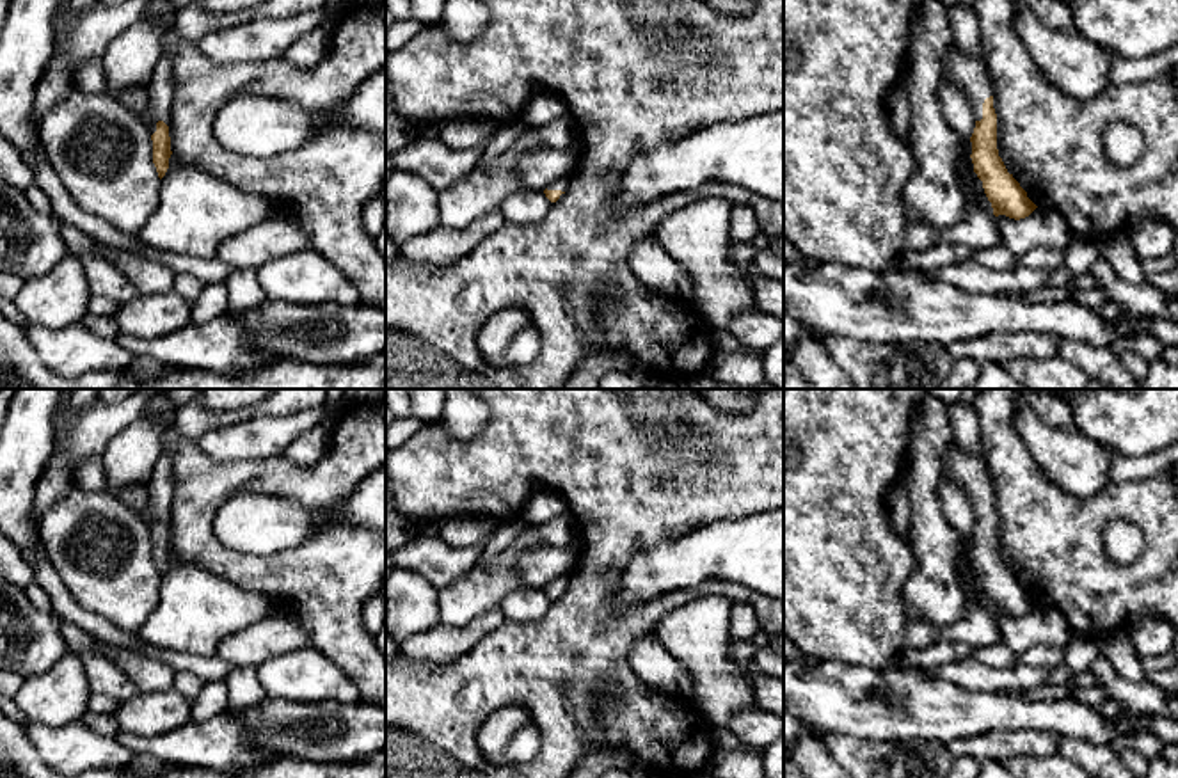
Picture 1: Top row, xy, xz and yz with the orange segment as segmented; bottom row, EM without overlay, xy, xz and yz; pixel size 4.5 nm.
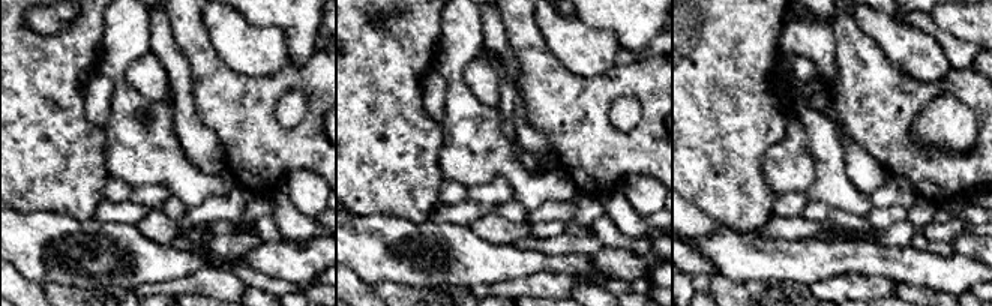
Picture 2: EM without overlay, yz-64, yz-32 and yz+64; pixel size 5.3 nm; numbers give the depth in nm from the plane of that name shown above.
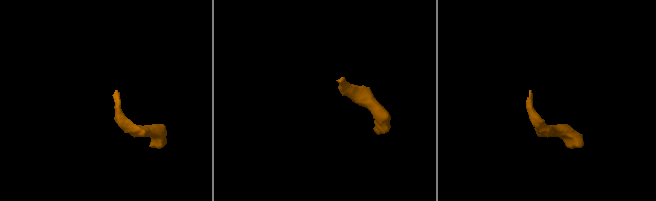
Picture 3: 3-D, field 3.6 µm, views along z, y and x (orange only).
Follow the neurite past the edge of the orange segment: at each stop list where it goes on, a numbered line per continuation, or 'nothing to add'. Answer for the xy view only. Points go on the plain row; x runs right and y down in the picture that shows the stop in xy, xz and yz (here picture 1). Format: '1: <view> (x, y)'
1: xy (160, 491)

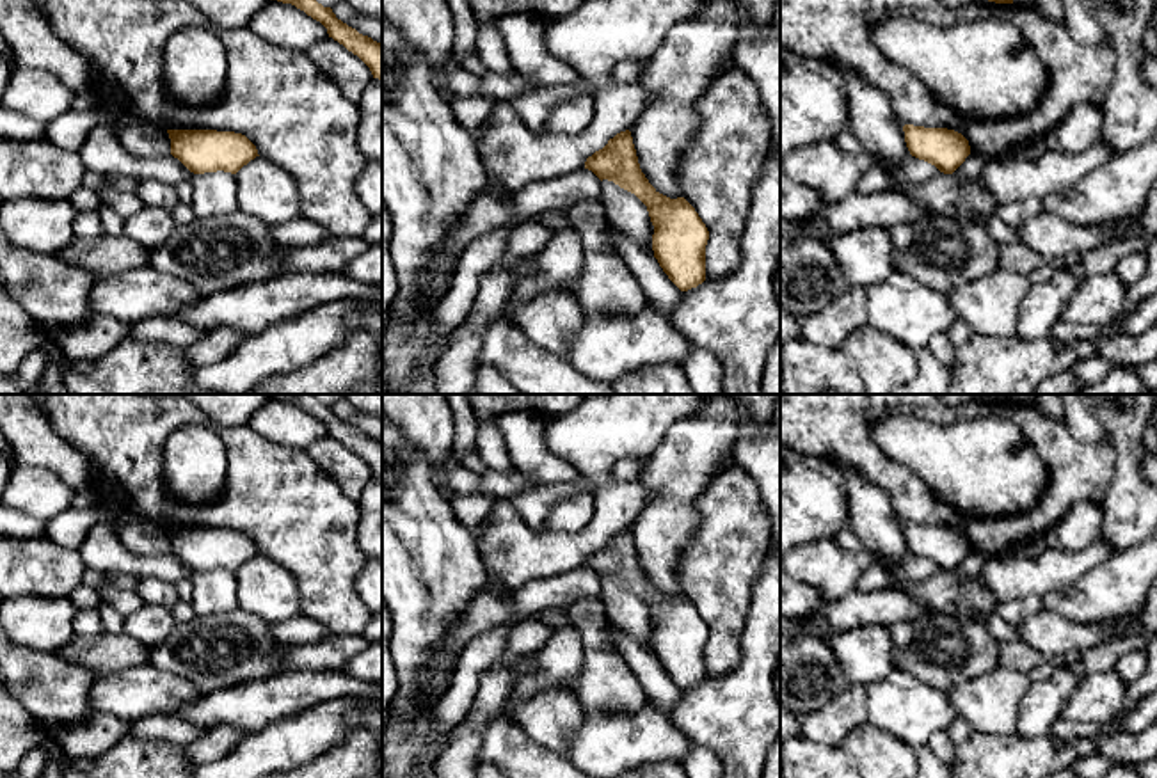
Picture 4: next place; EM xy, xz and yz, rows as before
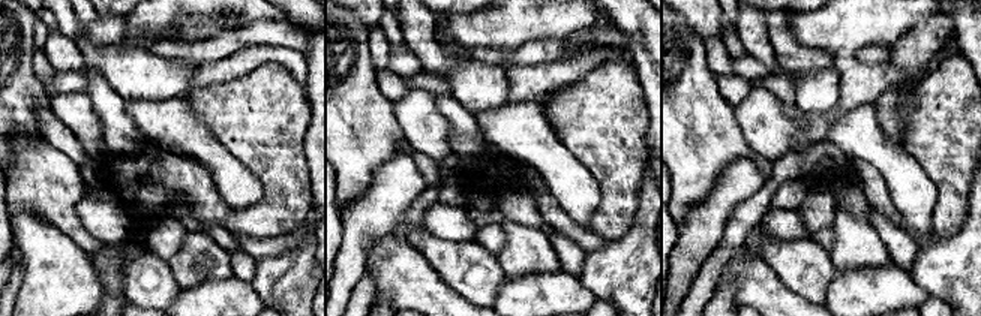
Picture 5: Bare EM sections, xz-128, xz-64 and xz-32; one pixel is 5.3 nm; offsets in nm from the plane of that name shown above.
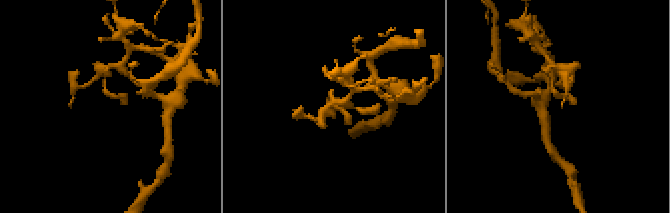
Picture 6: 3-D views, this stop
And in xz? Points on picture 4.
nothing to add

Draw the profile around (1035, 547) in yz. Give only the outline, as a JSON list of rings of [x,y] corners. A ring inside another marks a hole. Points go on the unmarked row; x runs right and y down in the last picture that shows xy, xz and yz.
[[[1045,536],[1033,538],[1029,542],[1024,542],[1018,549],[1015,549],[1011,554],[1025,560],[1034,560],[1041,554],[1045,554],[1049,549]]]

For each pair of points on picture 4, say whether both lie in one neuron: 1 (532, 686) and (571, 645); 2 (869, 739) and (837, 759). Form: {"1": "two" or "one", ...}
{"1": "one", "2": "two"}

